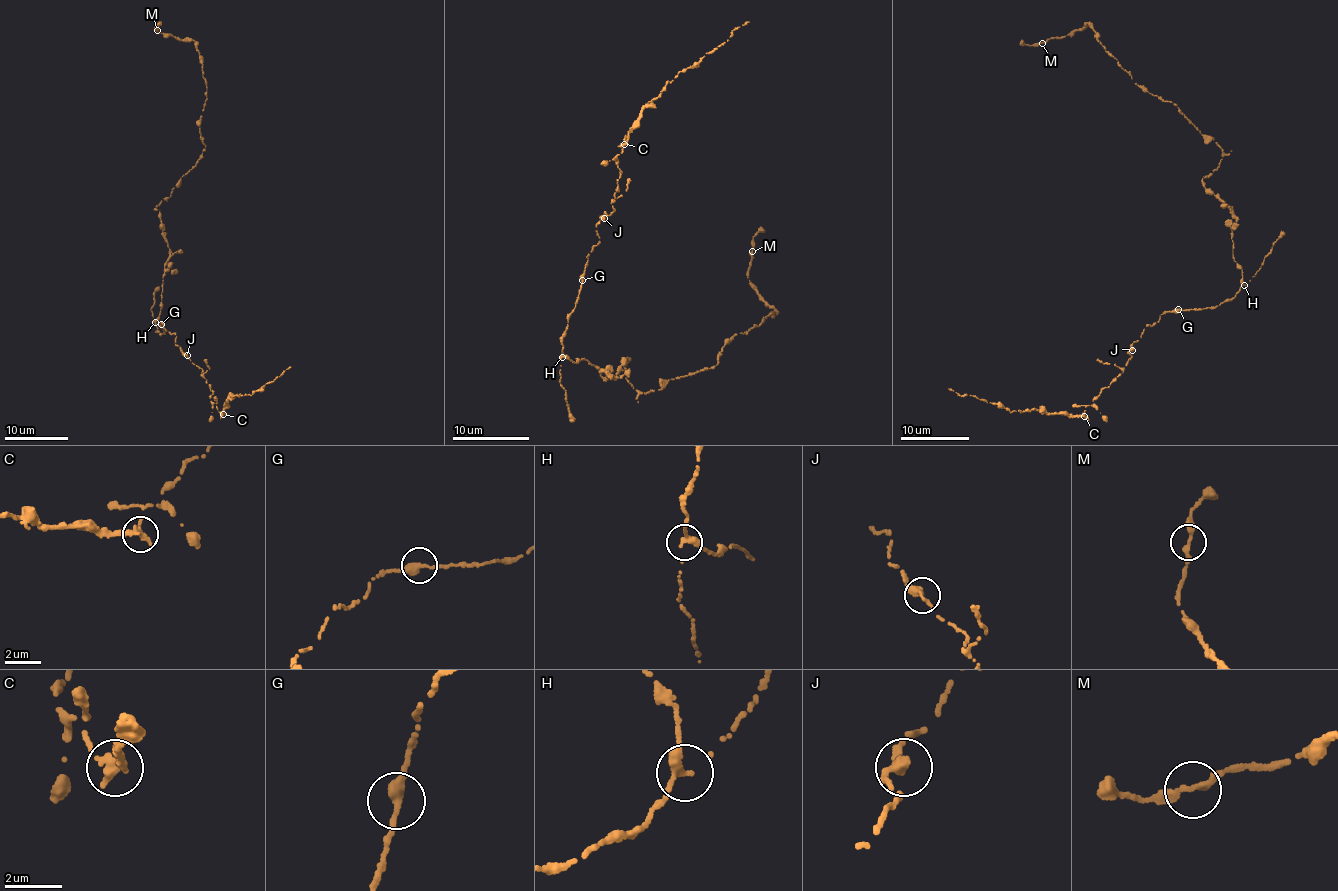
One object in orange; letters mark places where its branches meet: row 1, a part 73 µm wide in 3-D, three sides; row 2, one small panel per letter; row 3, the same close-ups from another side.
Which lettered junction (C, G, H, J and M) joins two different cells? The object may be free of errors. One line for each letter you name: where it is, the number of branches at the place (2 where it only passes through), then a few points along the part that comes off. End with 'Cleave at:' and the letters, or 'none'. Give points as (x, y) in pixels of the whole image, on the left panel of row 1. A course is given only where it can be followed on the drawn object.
C: Place: (223, 414). Branches: 2. Course of the part to remove: (223, 413), (233, 396), (254, 393), (290, 367)
Cleave at: C

